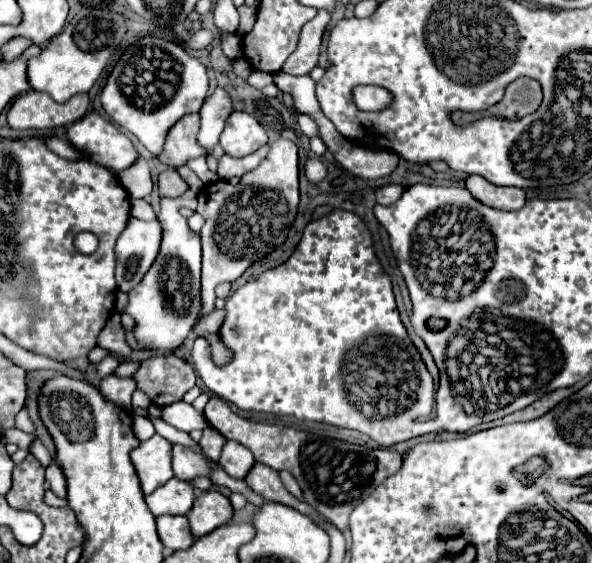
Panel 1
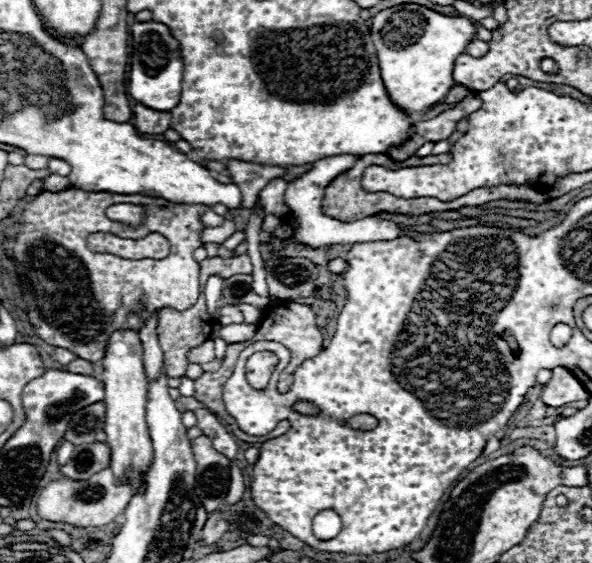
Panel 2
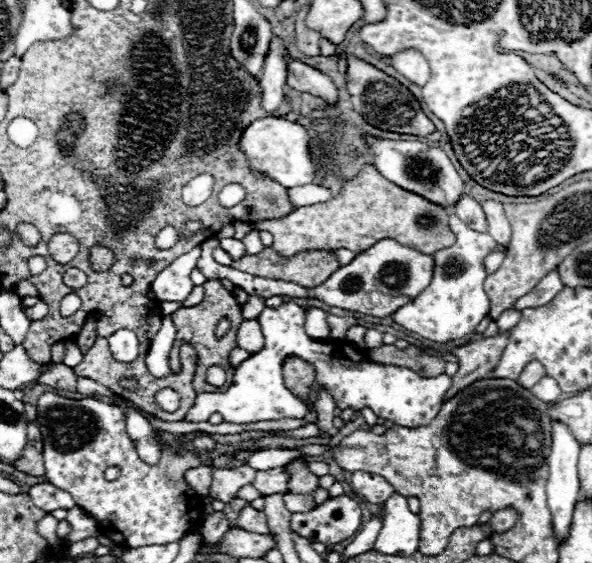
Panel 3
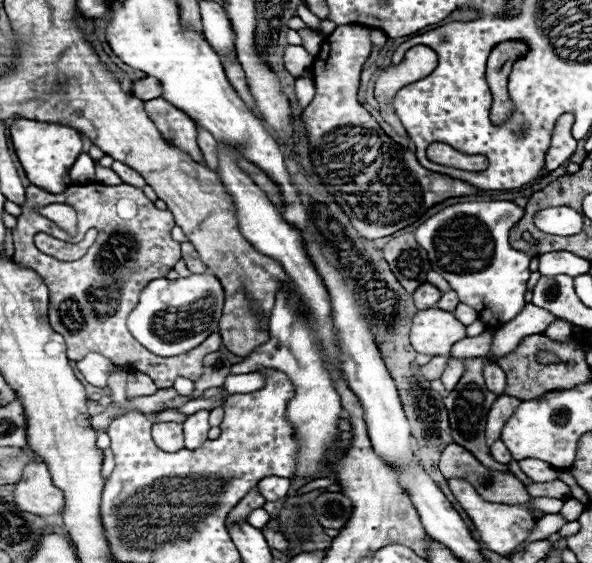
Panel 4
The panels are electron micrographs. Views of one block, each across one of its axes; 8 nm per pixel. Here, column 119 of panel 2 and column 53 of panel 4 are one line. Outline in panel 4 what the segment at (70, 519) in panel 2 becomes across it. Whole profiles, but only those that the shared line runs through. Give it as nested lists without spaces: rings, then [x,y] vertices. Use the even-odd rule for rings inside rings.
[[[44,462],[28,464],[24,468],[24,480],[16,484],[16,504],[24,512],[36,516],[54,516],[64,510],[64,494],[52,484],[48,466]]]

